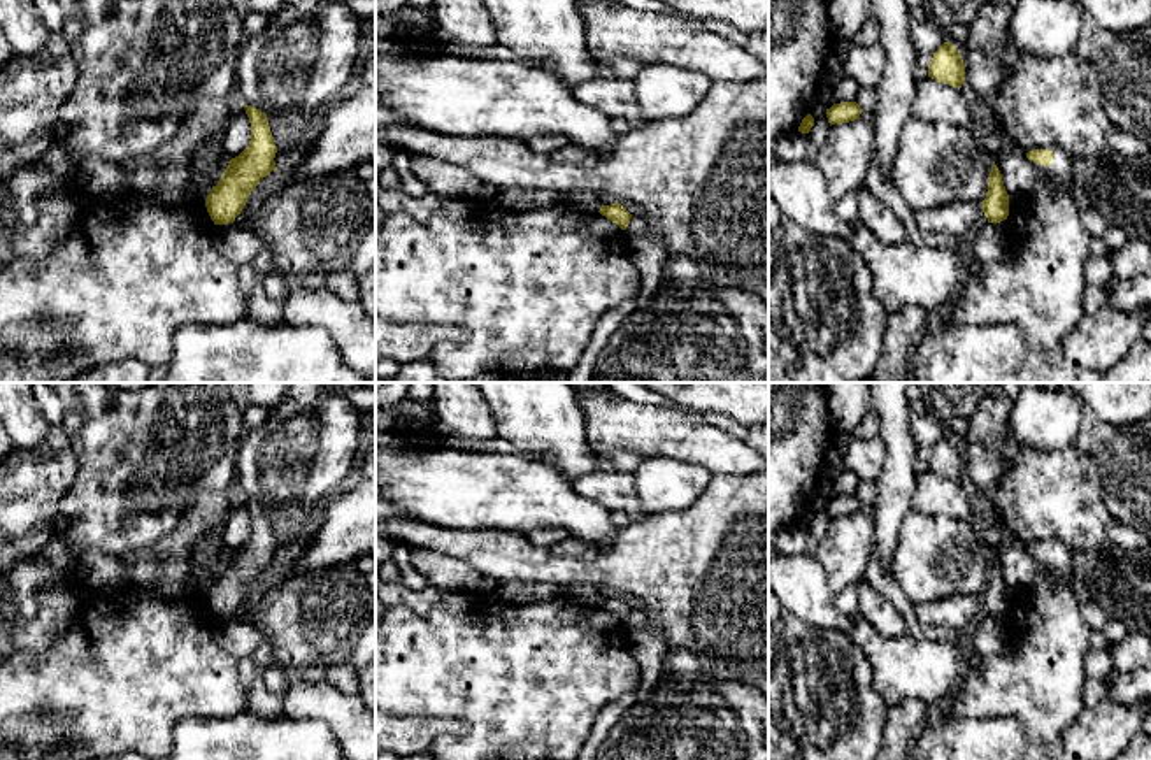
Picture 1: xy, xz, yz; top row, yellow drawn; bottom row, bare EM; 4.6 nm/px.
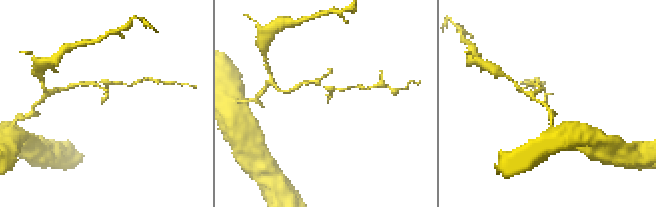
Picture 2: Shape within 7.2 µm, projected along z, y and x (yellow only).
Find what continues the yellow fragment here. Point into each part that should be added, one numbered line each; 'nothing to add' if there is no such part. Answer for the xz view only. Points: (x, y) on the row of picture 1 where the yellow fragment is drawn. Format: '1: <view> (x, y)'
nothing to add

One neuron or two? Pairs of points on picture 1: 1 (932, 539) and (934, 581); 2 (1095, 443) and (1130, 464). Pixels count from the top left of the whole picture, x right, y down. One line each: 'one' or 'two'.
1: one
2: one

